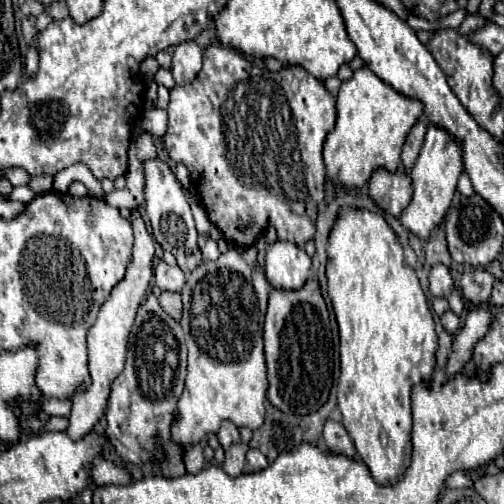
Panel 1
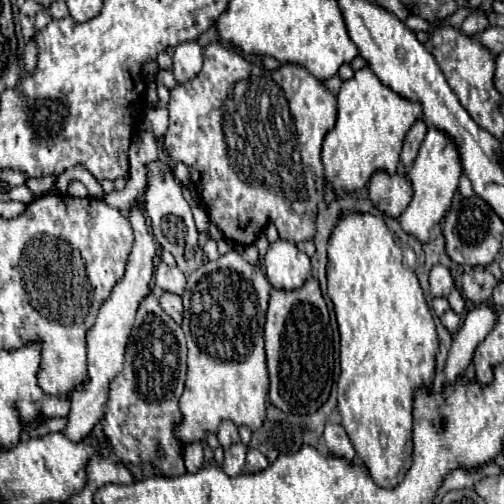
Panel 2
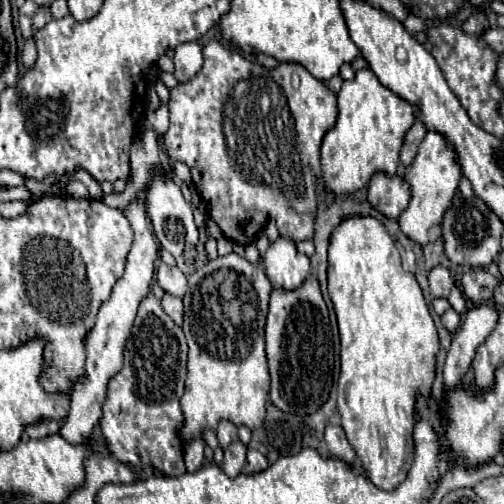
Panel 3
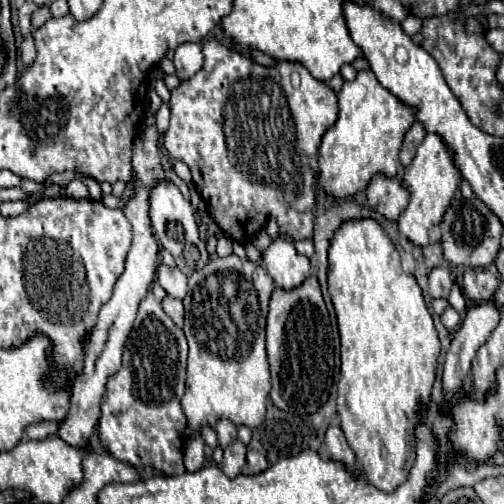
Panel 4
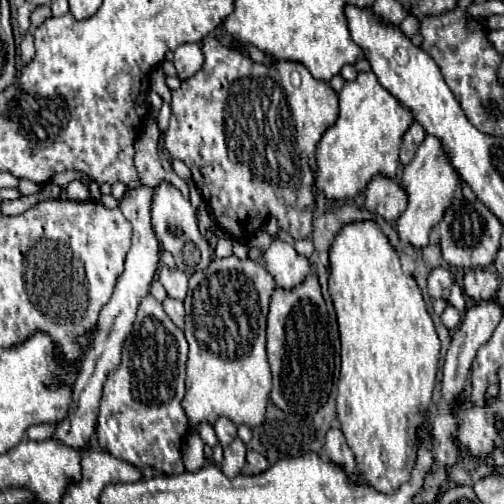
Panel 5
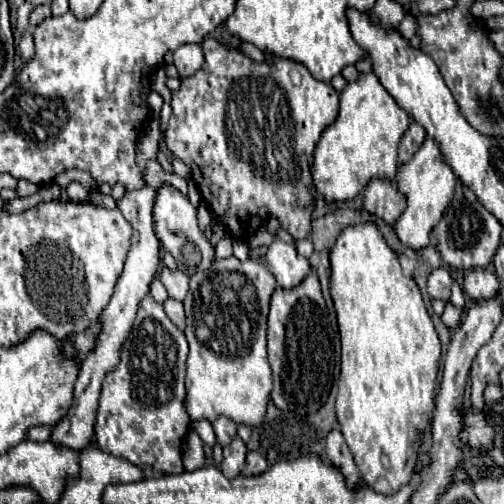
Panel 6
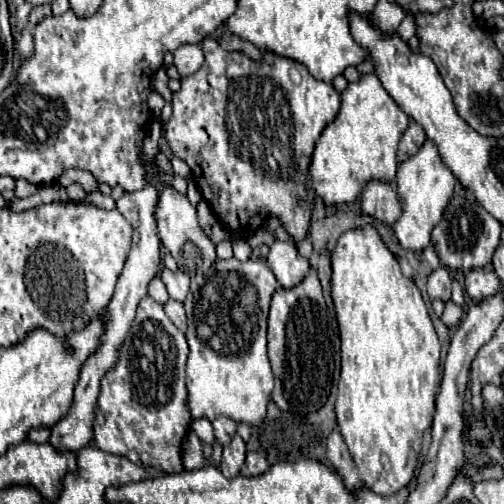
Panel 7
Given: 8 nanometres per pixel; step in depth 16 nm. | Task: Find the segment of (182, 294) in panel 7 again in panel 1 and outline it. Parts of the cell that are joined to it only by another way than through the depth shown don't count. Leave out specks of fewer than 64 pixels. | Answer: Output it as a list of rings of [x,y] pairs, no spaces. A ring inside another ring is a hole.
[[[160,260],[154,266],[154,280],[156,280],[156,286],[170,292],[182,292],[182,286],[186,282],[184,272],[178,266],[168,266],[164,260]]]

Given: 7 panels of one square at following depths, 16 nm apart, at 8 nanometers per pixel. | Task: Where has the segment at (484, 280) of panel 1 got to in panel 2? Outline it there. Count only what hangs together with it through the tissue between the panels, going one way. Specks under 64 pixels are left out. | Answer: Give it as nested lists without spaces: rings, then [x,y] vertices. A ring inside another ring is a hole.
[[[468,268],[462,274],[462,294],[474,304],[488,302],[492,296],[492,288],[496,286],[496,278],[486,268]]]

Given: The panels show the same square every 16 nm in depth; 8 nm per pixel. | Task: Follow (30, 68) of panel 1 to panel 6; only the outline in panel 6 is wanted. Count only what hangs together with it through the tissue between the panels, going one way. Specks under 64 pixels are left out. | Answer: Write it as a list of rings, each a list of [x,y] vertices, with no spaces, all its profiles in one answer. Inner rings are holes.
[[[24,32],[22,40],[20,40],[20,54],[22,54],[24,62],[28,62],[34,56],[34,42],[32,42],[32,34],[30,32]]]

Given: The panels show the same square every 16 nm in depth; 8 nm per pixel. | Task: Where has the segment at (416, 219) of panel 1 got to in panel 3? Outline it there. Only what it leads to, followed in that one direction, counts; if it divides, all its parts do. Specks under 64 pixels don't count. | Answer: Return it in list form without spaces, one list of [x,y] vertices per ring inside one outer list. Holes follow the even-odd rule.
[[[430,130],[418,148],[418,156],[414,158],[412,166],[406,168],[406,174],[404,174],[406,182],[412,188],[410,204],[398,218],[400,228],[406,236],[414,238],[418,244],[428,244],[428,232],[432,226],[442,222],[444,212],[452,204],[452,196],[458,188],[460,176],[462,176],[462,170],[460,170],[458,160],[456,160],[456,150],[440,132]]]

